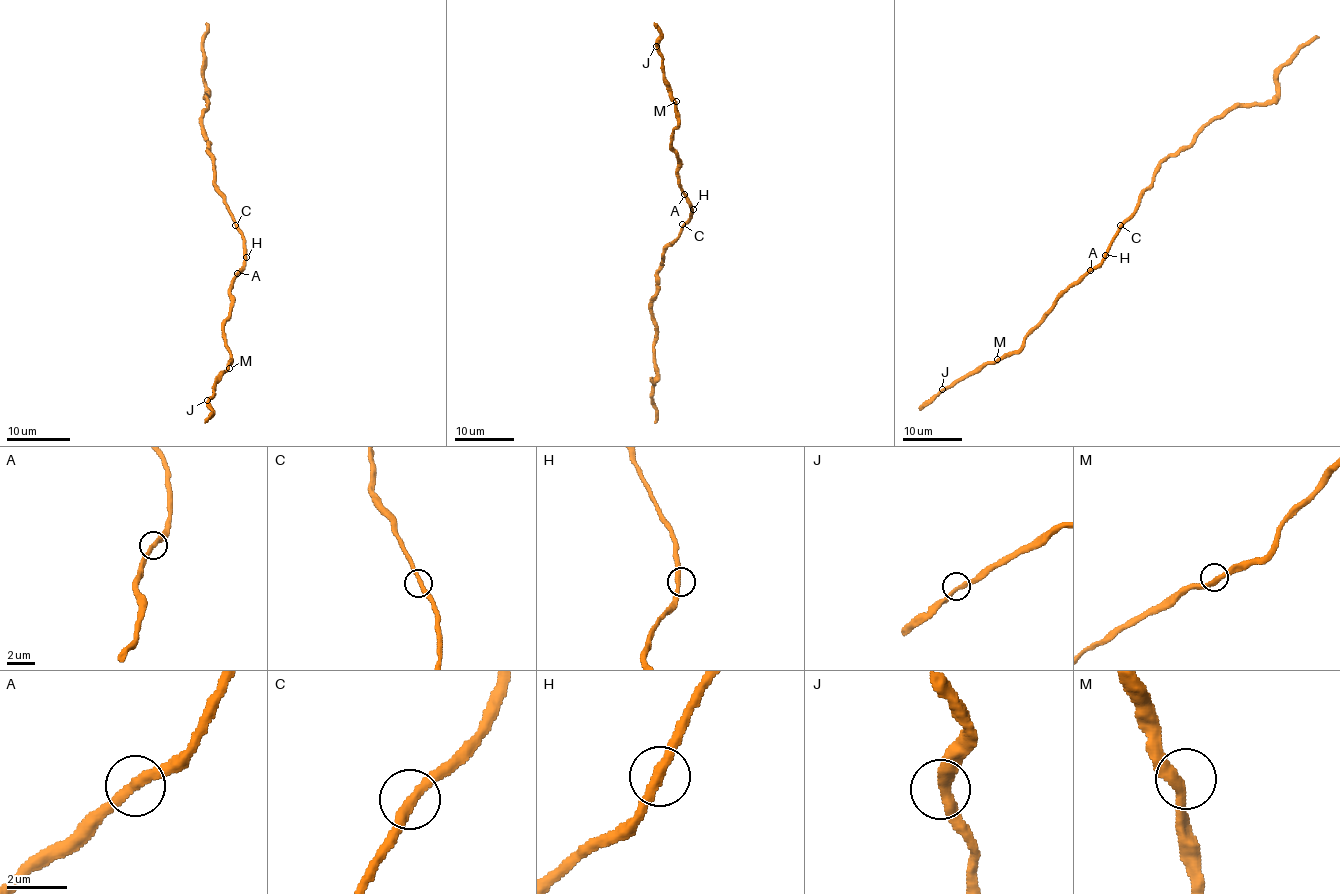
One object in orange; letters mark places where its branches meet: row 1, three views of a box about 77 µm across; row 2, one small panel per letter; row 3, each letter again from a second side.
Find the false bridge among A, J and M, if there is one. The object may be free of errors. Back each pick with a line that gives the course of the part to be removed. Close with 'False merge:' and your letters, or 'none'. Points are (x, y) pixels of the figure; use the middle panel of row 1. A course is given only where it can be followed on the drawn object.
False merge: none

